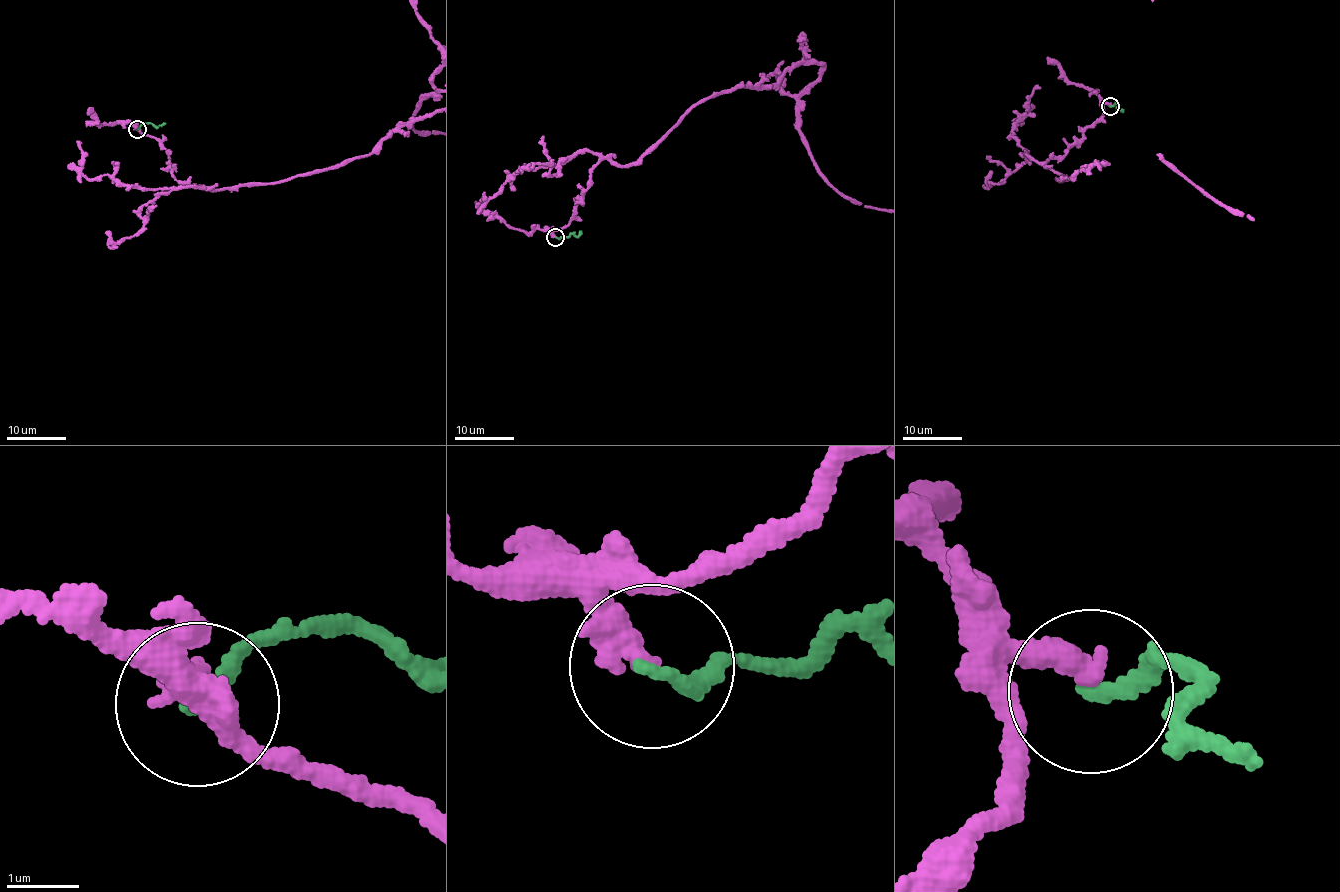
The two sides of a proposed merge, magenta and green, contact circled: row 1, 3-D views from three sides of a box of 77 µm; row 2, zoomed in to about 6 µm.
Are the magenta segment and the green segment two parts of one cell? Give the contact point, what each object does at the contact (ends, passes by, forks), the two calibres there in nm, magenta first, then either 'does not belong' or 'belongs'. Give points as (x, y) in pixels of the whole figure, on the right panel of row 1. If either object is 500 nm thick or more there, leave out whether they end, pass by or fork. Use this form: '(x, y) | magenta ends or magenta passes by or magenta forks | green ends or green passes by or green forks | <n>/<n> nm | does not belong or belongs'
(1110, 106) | magenta ends | green ends | 400/180 nm | does not belong

